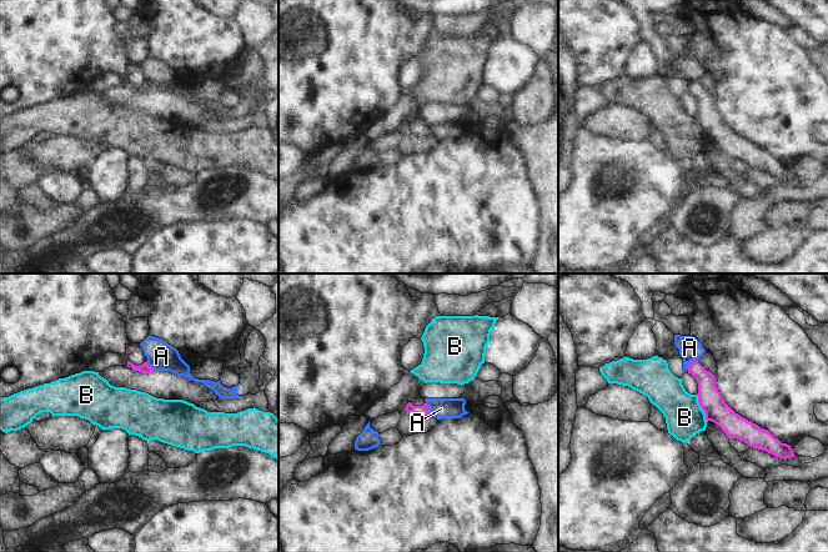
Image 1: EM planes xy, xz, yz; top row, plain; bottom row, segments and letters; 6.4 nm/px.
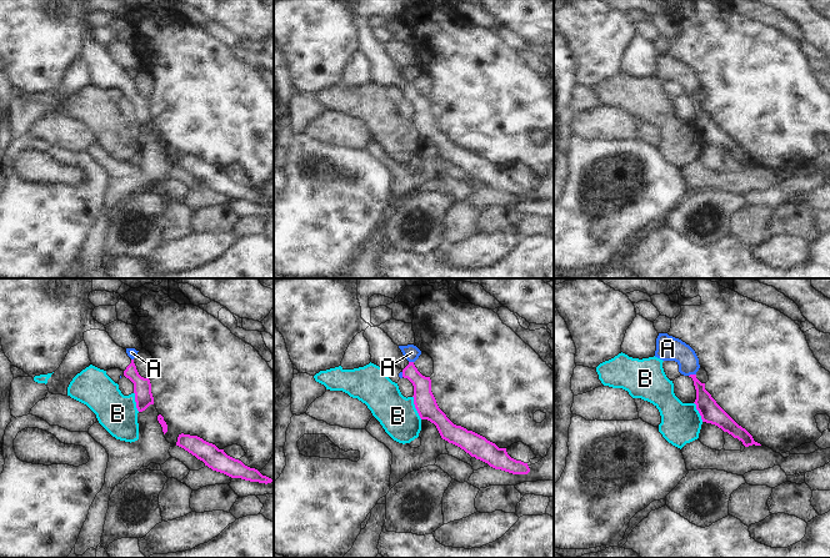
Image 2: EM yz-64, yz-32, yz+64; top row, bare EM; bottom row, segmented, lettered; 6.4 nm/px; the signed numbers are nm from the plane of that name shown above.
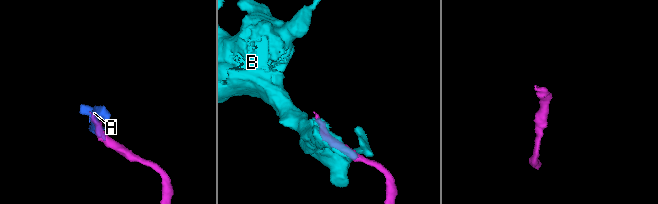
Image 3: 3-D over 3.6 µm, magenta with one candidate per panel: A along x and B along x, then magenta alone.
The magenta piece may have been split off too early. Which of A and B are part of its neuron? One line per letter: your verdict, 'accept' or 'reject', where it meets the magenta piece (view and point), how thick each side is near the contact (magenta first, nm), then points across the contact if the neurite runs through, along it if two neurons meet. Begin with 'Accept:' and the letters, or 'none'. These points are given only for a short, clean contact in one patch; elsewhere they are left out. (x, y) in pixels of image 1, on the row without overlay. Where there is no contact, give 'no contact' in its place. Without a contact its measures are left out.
Accept: none
A: reject | yz (690, 83) | 140/150 nm | along yz (697, 80), (692, 80), (686, 89)
B: reject | yz (702, 129) | 160/260 nm | along yz (696, 115), (707, 141)

